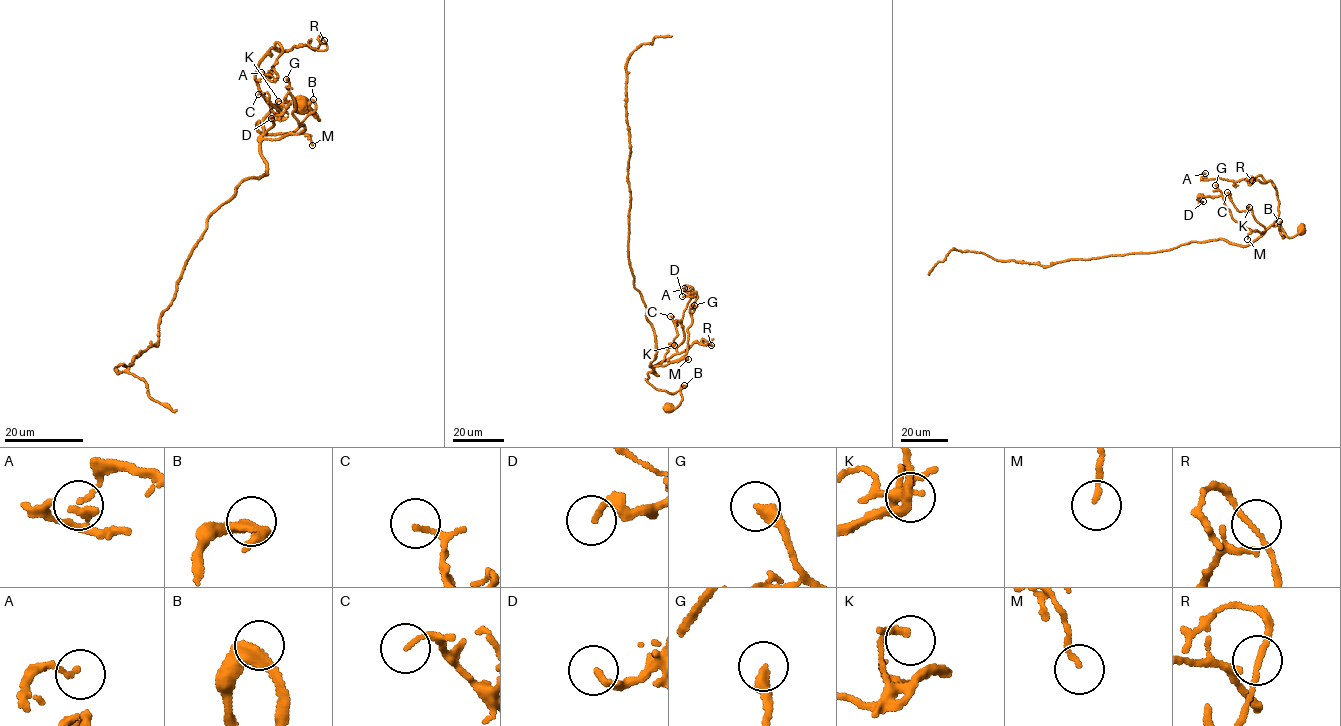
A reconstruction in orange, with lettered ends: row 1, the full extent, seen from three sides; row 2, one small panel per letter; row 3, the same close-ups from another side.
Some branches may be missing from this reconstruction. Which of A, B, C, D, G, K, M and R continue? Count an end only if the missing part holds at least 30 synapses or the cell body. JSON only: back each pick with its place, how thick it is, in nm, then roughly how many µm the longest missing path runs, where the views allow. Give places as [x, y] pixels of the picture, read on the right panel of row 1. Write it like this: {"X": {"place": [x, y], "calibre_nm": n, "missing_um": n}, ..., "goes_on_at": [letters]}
{"goes_on_at": []}

